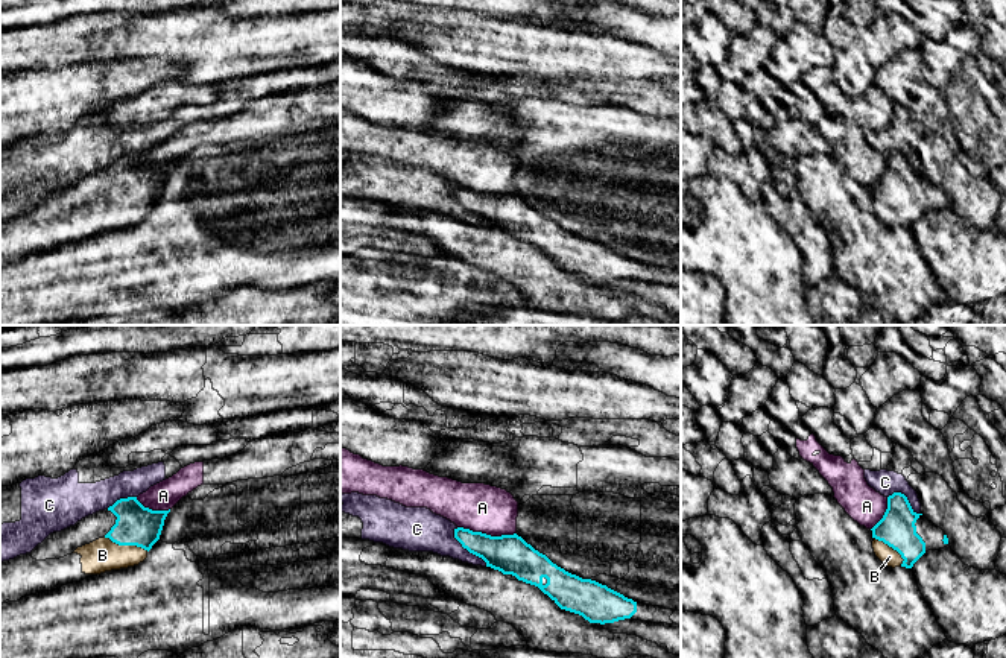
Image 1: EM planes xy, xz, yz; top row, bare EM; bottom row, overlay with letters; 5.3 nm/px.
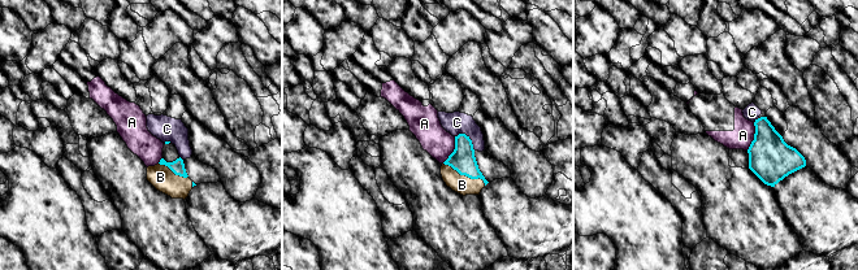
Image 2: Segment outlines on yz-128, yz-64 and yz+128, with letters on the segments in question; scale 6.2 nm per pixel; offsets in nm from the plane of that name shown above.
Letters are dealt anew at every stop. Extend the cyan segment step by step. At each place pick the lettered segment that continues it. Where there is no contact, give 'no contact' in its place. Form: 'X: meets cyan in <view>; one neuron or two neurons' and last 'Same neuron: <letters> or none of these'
A: meets cyan in xz; two neurons
B: meets cyan in xy; one neuron
C: meets cyan in xz; two neurons
Same neuron: B

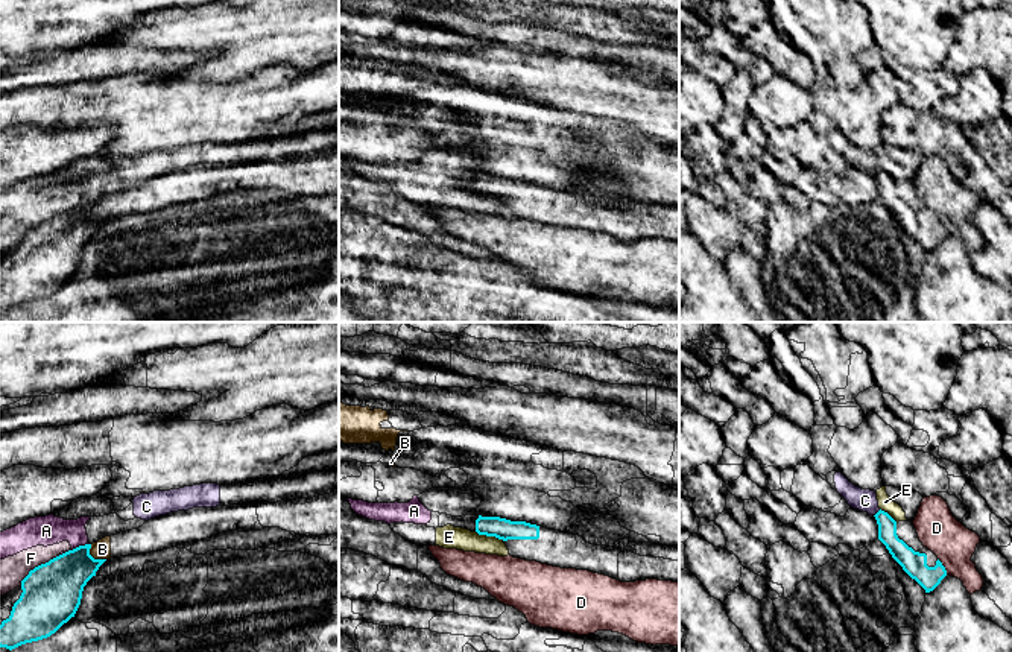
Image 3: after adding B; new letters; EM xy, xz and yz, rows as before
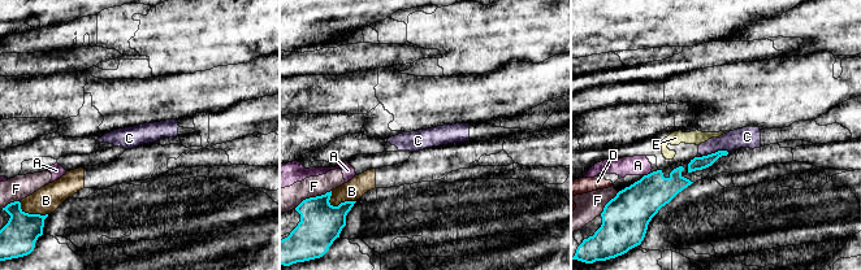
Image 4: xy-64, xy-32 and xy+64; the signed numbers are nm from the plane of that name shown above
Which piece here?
A: meets cyan in xy; two neurons
B: meets cyan in xy; two neurons
C: meets cyan in yz; two neurons
D: meets cyan in yz; two neurons
E: meets cyan in xz; two neurons
F: meets cyan in xy; two neurons
Same neuron: none of these

